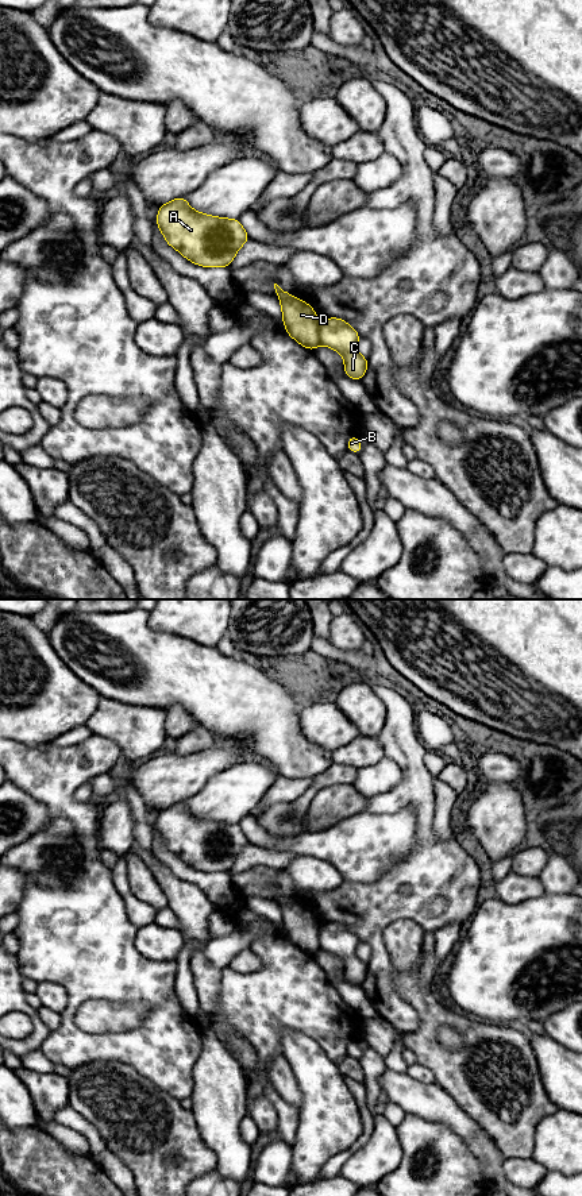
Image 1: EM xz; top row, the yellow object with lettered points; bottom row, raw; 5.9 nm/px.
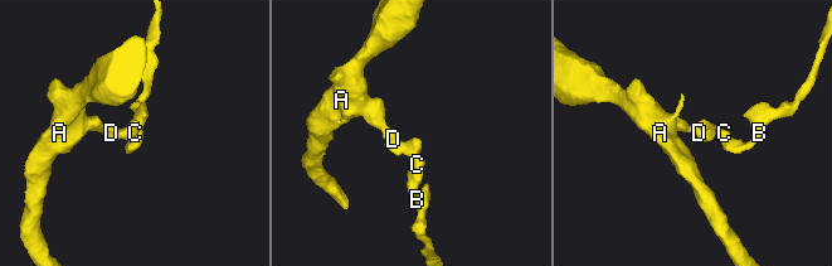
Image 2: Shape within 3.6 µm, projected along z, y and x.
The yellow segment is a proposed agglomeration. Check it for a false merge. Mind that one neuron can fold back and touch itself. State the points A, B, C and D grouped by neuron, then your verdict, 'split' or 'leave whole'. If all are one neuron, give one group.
A D / B C; split

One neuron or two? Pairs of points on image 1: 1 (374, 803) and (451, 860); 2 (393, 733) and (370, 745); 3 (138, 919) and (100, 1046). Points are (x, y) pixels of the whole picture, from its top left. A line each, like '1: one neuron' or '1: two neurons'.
1: one neuron
2: two neurons
3: two neurons

